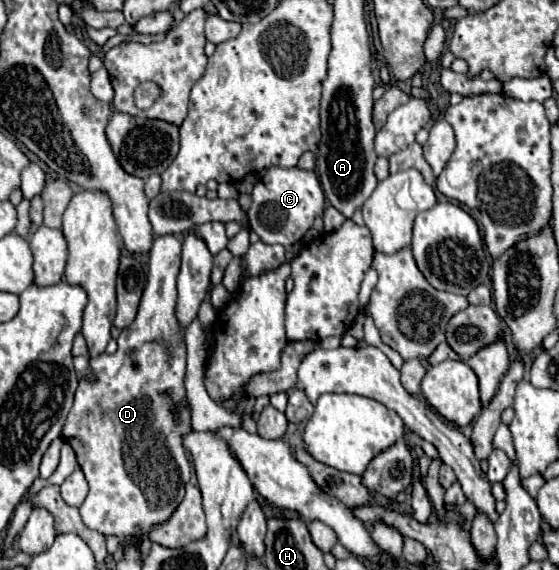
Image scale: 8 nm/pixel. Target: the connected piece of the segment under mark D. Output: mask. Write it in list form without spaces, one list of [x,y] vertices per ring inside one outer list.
[[[158,236],[150,250],[148,282],[140,300],[136,320],[118,336],[118,350],[108,356],[100,354],[90,358],[90,366],[98,376],[98,382],[80,380],[74,406],[64,424],[62,436],[74,448],[78,464],[86,474],[90,492],[80,506],[84,524],[102,534],[114,534],[118,538],[130,534],[146,534],[150,528],[170,520],[174,510],[184,498],[184,488],[190,480],[190,464],[182,446],[182,434],[190,430],[188,410],[180,412],[180,424],[176,424],[174,408],[186,400],[184,372],[186,372],[186,344],[180,324],[176,320],[176,278],[180,270],[182,242],[168,236]]]

